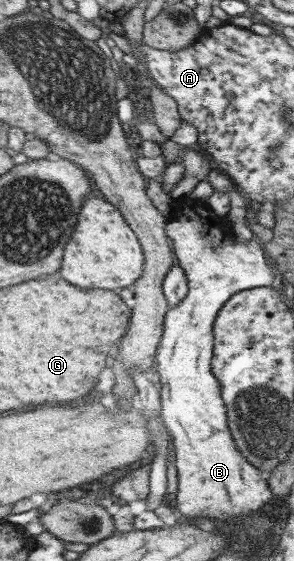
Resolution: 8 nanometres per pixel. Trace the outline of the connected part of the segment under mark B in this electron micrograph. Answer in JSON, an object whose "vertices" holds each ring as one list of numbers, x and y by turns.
{"vertices":[[205,180,197,184,197,187,193,189,191,195,187,195,187,197,175,199,172,201,175,213,173,214,173,217,168,220,168,223,166,224,166,231,172,239,172,244,176,258,178,259,178,264,181,265,181,268,184,268,185,274,188,276,190,292,189,295,187,295,187,297,185,297,185,299,183,299,179,305,177,305,177,307,170,308,166,316,164,338,161,339,160,350,157,351,156,358,156,369,158,371,160,380,160,383,158,384,159,388,157,389,159,390,161,398,161,418,163,419,163,422,165,422,166,430,169,430,172,436,172,459,175,462,178,477,178,492,174,496,174,501,177,505,177,509,184,516,189,516,191,522,193,522,192,519,194,518,205,518,219,520,219,522,231,522,231,524,239,522,239,524,241,524,241,518,243,518,243,516,249,516,251,512,255,512,255,510,263,508,263,506,265,506,265,504,267,504,271,498,275,498,275,496,273,496,273,492,271,492,271,488,269,488,269,484,267,484,267,478,263,476,261,468,253,466,253,464,251,464,251,462,249,462,249,460,247,460,247,458,241,454,241,449,237,447,236,437,231,434,228,405,226,405,224,401,224,391,220,380,216,377,216,373,213,372,213,356,216,355,214,352,214,327,216,326,216,318,217,315,220,314,221,308,225,306,225,303,228,303,229,300,232,299,232,296,252,288,269,287,270,284,273,284,273,280,275,280,275,270,273,270,274,266,269,264,269,260,267,260,267,254,265,254,267,249,263,248,261,242,259,243,259,241,256,242,255,240,250,239,237,240,237,238,235,238,235,233,231,231,230,215,219,215,216,209,214,209,212,205,209,204,209,198,211,198,211,196,213,196,215,193,215,187,213,187,209,181]]}

